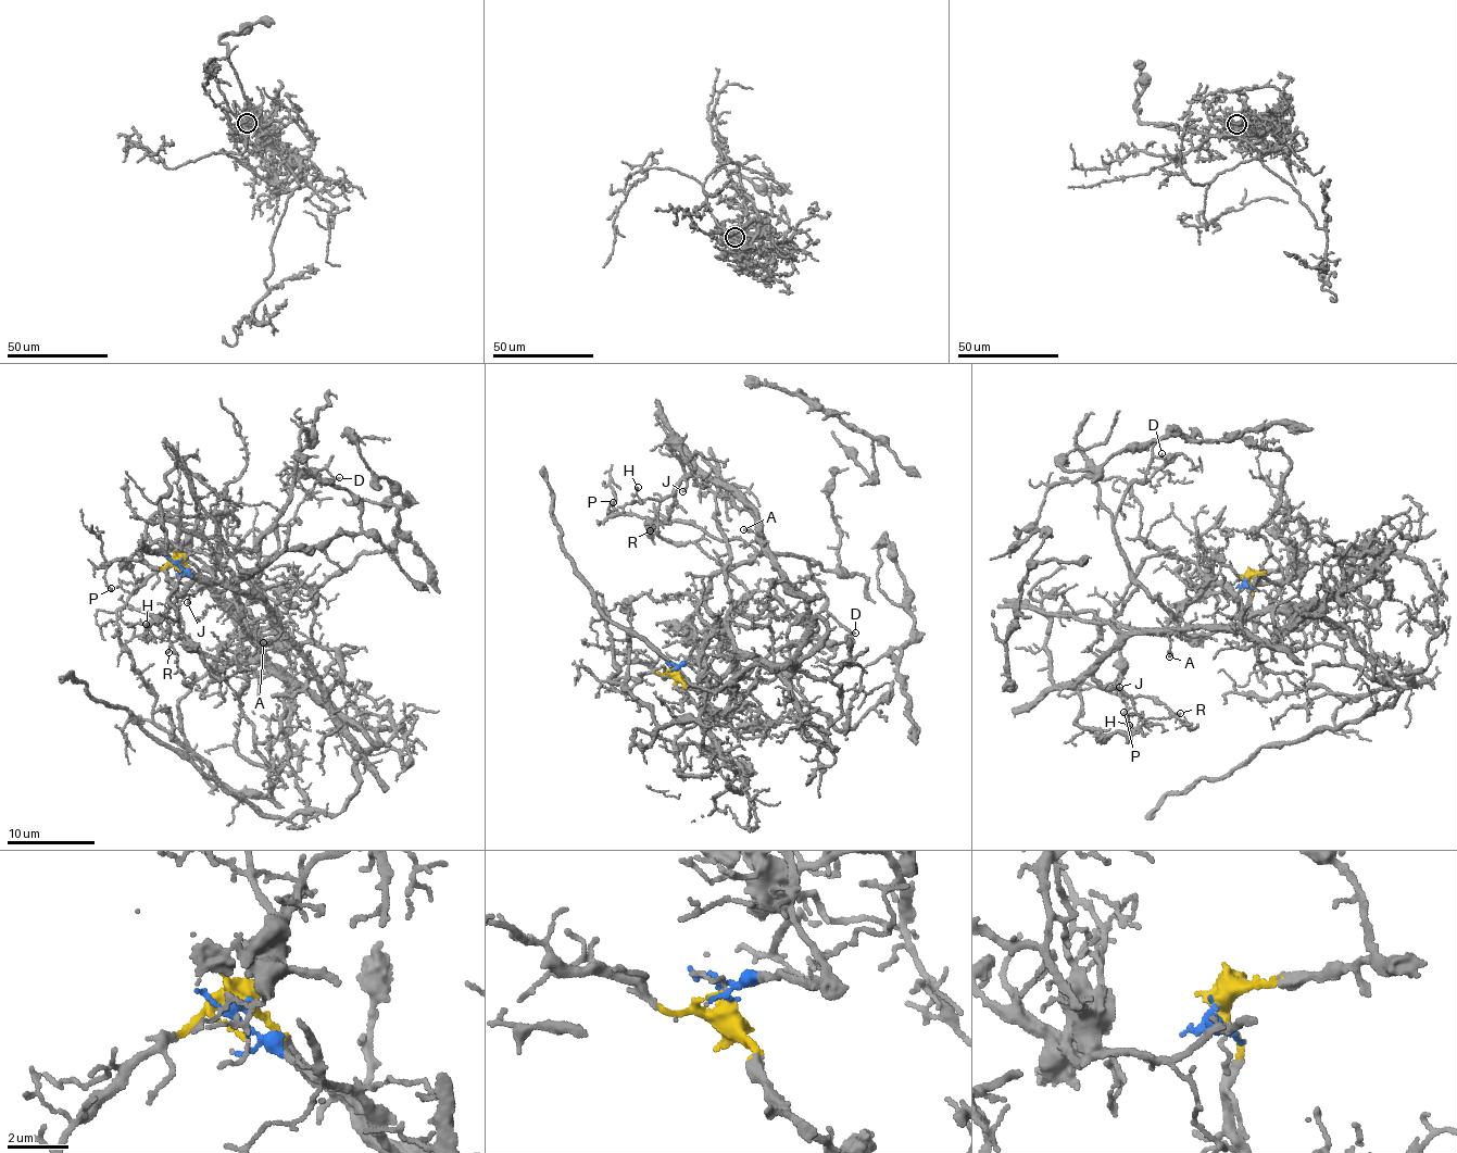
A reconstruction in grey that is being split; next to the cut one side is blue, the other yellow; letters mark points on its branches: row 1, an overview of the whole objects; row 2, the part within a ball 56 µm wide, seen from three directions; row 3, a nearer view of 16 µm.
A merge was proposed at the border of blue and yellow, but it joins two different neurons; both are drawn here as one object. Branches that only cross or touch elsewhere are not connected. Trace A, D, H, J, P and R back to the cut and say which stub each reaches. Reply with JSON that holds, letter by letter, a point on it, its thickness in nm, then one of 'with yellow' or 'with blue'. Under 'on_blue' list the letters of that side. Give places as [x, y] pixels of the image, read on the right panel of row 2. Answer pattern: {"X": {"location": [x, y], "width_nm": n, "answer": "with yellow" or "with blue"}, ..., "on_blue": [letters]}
{"A": {"location": [1169, 656], "width_nm": 130, "answer": "with blue"}, "D": {"location": [1162, 453], "width_nm": 140, "answer": "with yellow"}, "H": {"location": [1129, 725], "width_nm": 100, "answer": "with blue"}, "J": {"location": [1119, 687], "width_nm": 120, "answer": "with blue"}, "P": {"location": [1123, 712], "width_nm": 190, "answer": "with blue"}, "R": {"location": [1180, 713], "width_nm": 140, "answer": "with blue"}, "on_blue": ["A", "H", "J", "P", "R"]}

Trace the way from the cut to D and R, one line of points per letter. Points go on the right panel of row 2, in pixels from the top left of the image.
D: (1246, 578), (1304, 561), (1252, 612), (1209, 583), (1171, 615), (1133, 575), (1114, 516), (1162, 453)
R: (1246, 580), (1297, 577), (1258, 575), (1235, 629), (1130, 635), (1095, 668), (1103, 685), (1180, 713)

